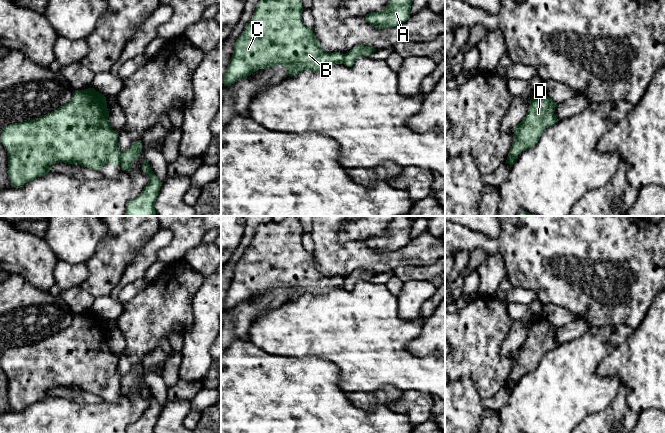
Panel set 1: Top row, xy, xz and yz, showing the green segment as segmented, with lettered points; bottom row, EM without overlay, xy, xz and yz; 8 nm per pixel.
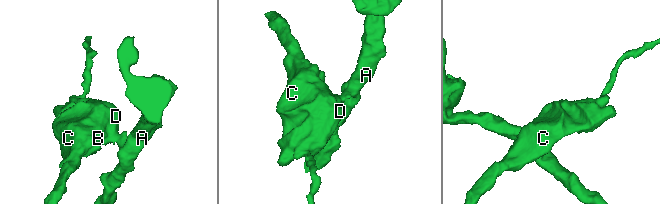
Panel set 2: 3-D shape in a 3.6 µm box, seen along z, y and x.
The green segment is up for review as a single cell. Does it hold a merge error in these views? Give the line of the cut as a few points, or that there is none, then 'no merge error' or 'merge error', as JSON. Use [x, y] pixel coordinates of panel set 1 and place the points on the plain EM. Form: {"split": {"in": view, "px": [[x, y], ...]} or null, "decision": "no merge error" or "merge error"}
{"split": {"in": "xy", "px": [[122, 377], [119, 387]]}, "decision": "merge error"}

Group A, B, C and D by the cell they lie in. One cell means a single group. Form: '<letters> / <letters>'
A / B C D

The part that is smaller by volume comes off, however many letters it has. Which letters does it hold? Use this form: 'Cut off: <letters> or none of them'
Cut off: B, C, D

